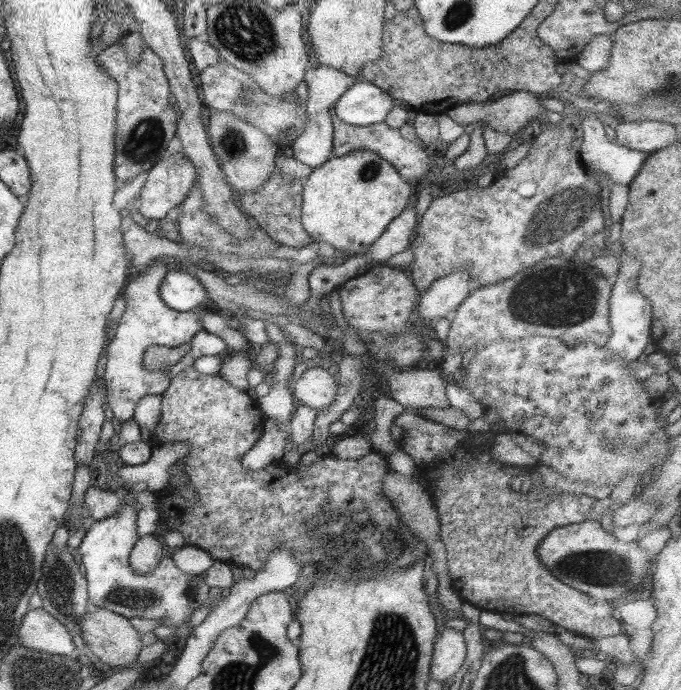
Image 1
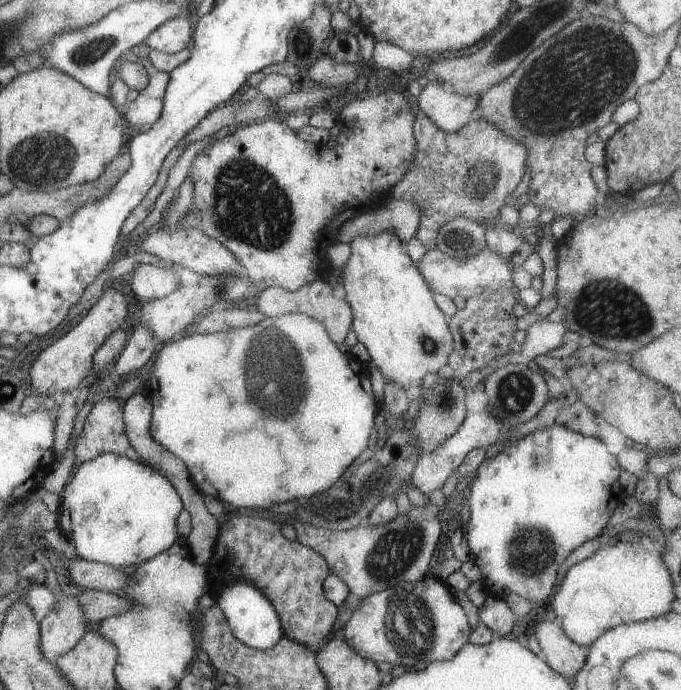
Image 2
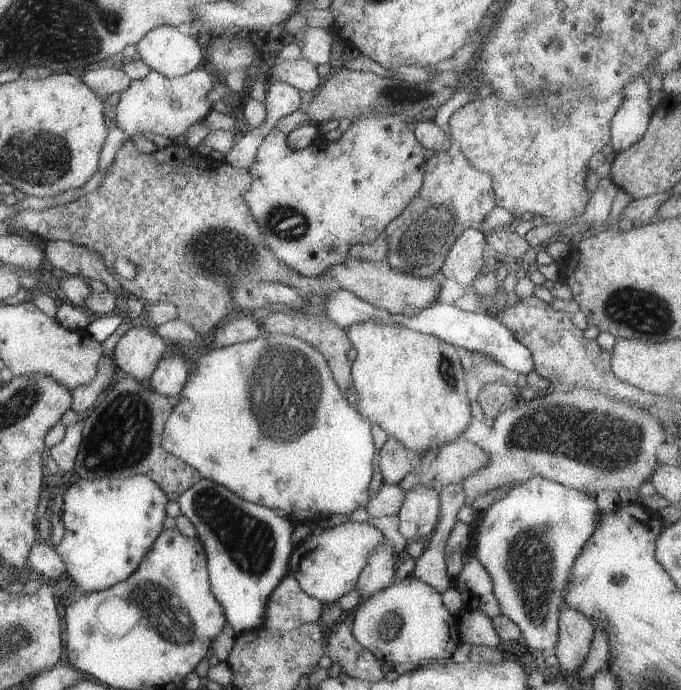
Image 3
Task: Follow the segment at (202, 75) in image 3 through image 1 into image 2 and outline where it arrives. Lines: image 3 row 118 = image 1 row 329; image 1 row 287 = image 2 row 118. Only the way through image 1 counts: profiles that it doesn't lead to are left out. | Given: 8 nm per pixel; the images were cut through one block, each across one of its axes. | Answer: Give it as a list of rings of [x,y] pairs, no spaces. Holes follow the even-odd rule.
[[[148,58],[138,60],[148,74],[147,84],[139,90],[135,100],[121,109],[125,124],[152,125],[161,116],[163,95],[169,78],[168,72],[155,70]]]

